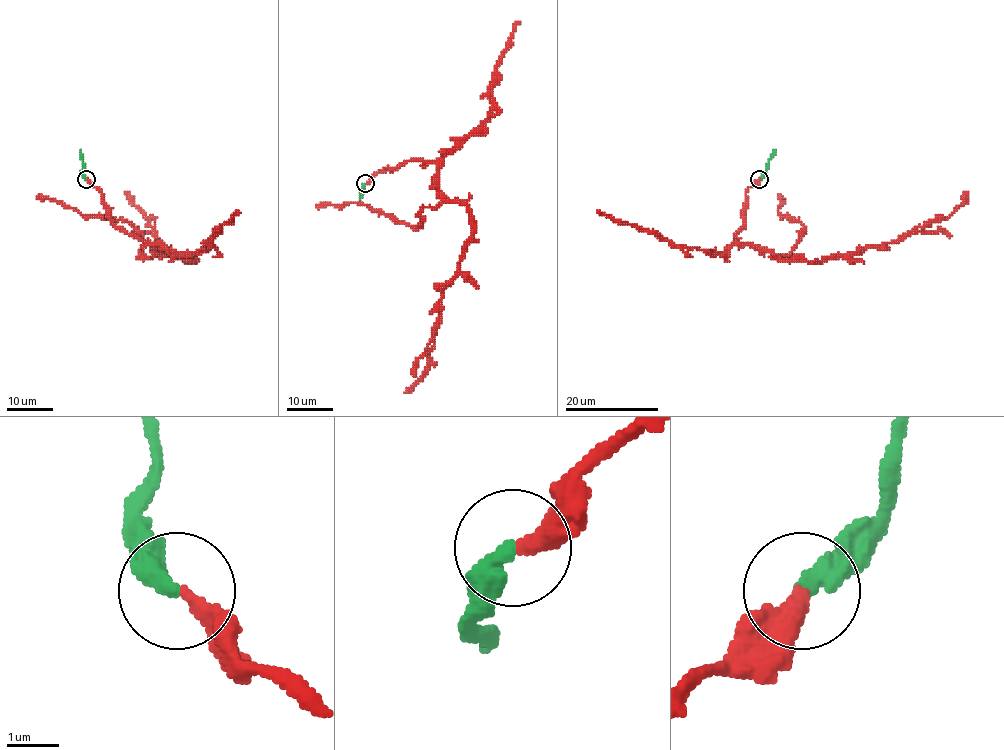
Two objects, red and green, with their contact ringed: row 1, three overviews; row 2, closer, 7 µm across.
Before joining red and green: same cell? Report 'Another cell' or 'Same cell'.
Same cell

